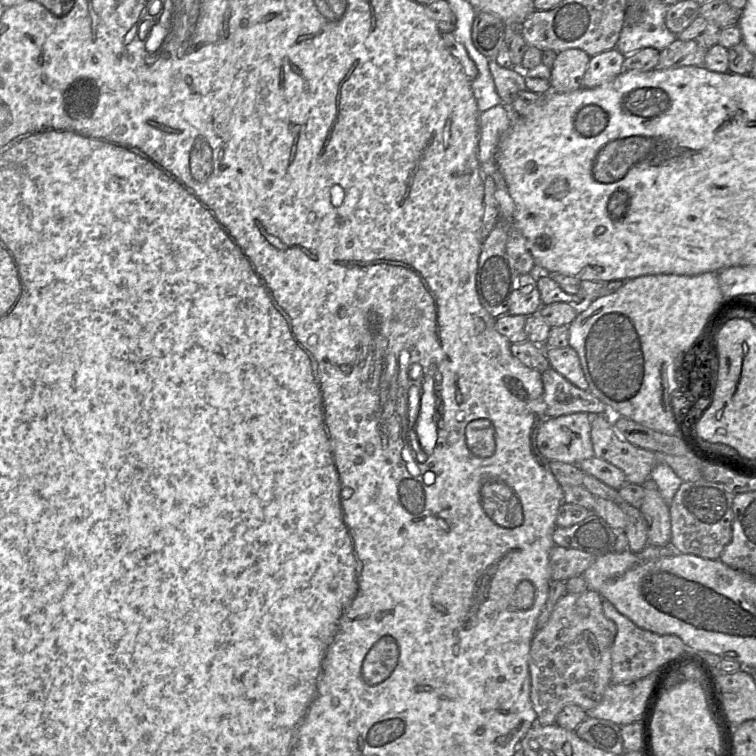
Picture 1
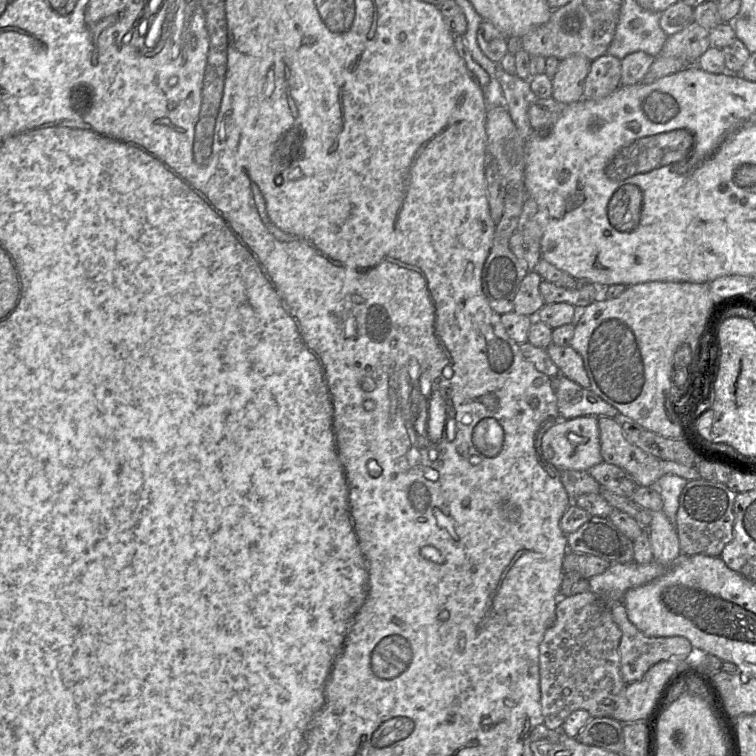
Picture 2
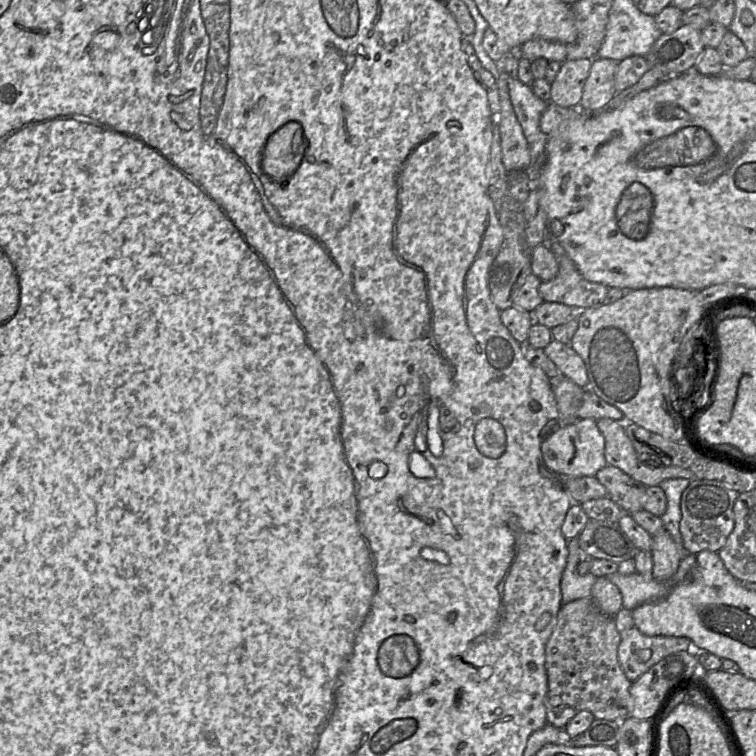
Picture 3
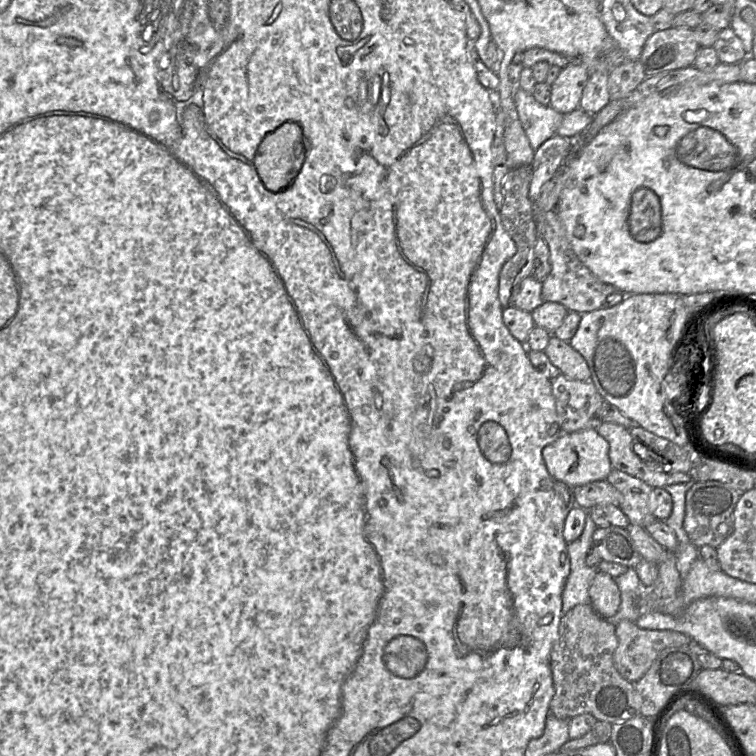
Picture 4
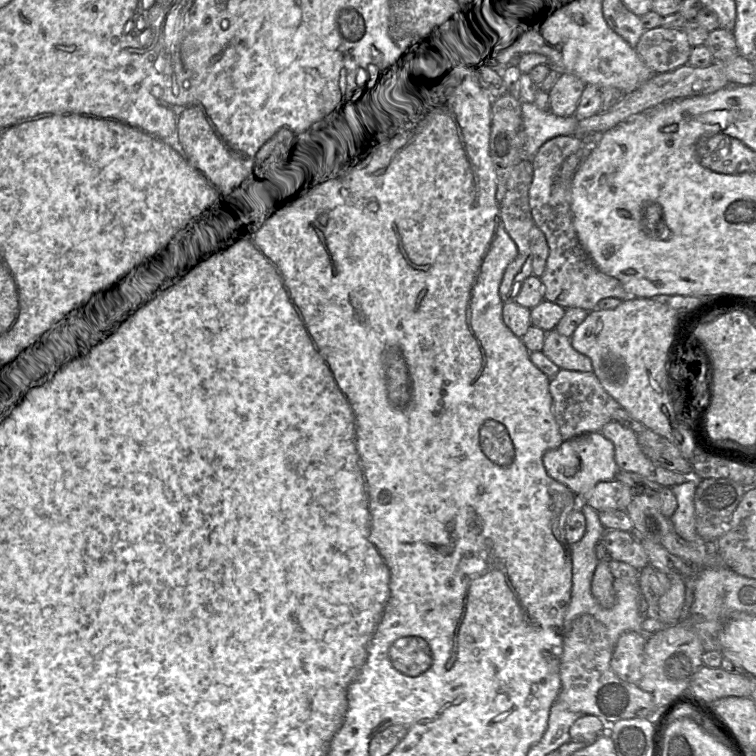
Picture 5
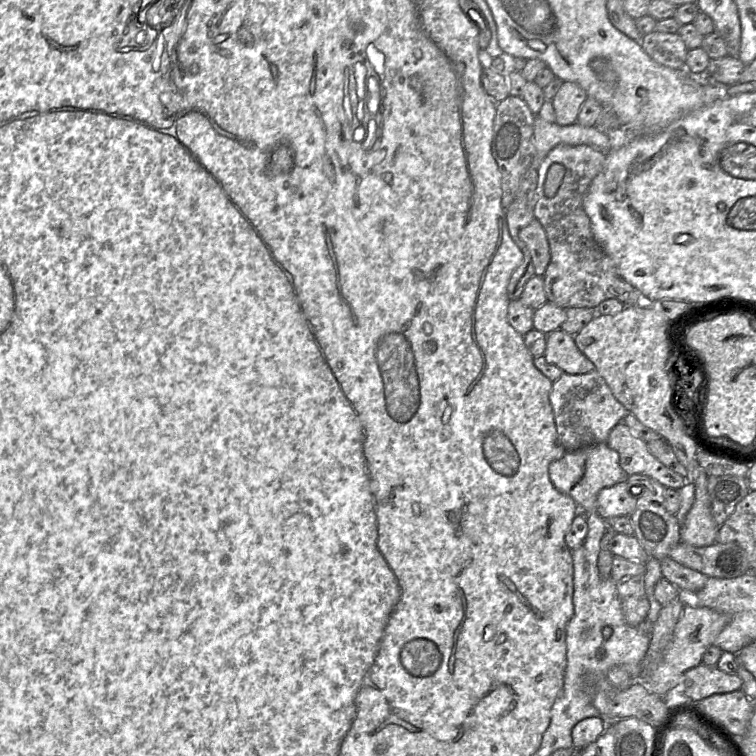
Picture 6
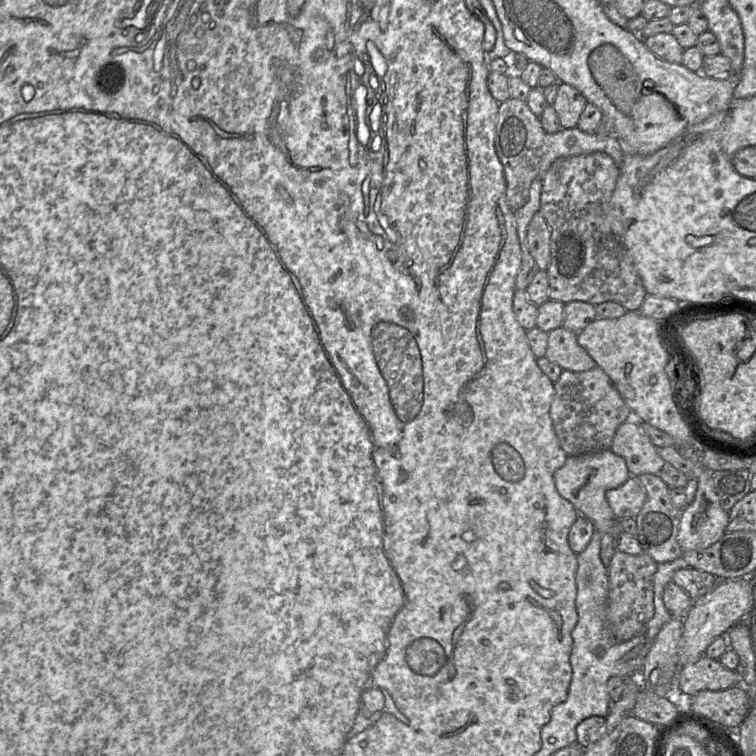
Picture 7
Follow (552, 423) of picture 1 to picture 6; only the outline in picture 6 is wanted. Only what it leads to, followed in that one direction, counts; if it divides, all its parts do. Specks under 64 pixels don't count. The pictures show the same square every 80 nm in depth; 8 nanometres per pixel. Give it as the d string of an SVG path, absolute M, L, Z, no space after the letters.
M606 443L567 451L561 459L550 463L548 471L554 487L570 496L581 512L596 512L598 493L603 488L612 487L627 477L620 466L618 452Z

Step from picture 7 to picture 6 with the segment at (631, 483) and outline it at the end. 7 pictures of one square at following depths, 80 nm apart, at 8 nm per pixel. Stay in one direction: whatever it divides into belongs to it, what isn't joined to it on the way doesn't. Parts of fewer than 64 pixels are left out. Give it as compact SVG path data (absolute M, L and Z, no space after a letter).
M624 479L612 487L603 488L597 496L596 512L604 519L609 520L618 516L630 516L636 509L637 498L631 494L631 488Z

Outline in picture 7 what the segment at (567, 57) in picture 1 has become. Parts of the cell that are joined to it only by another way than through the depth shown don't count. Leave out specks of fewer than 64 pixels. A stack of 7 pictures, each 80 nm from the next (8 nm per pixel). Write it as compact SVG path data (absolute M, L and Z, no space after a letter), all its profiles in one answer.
M561 83L553 103L563 129L575 128L588 101L573 86Z

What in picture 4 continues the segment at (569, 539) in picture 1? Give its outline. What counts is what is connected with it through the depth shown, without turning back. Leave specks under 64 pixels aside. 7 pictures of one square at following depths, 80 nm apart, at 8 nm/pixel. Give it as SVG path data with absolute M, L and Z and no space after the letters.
M617 526L597 527L593 533L592 540L592 550L596 551L604 561L619 563L628 568L635 568L643 559L626 528Z

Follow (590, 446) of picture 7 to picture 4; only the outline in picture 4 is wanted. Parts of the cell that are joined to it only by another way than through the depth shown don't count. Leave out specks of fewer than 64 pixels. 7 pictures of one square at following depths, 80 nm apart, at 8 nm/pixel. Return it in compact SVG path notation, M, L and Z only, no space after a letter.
M560 374L554 380L551 380L551 383L563 434L595 426L595 414L604 400L591 381L569 379Z

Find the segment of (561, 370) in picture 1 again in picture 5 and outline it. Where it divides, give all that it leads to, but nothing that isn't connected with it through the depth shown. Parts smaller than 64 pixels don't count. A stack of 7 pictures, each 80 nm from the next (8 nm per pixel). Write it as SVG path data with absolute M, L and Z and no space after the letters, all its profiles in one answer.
M555 329L546 333L542 352L560 369L593 372L591 360L572 347L570 338Z

